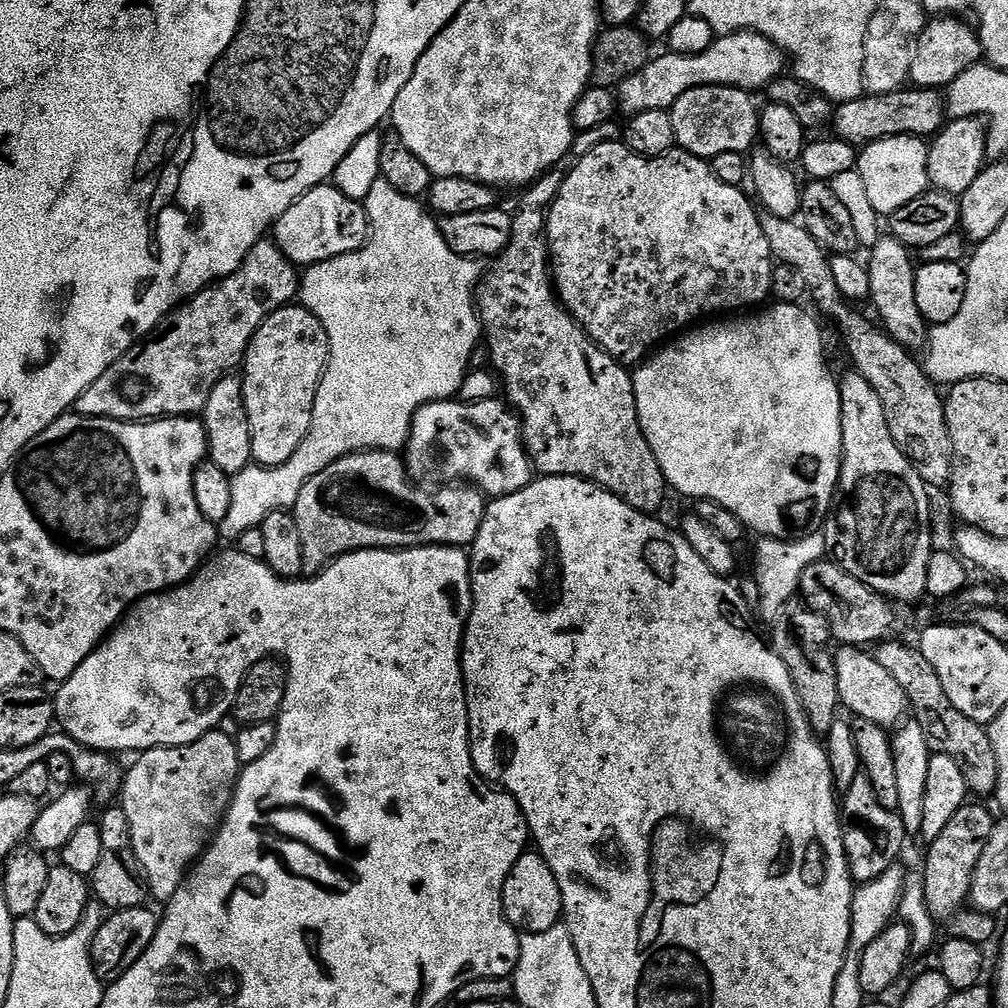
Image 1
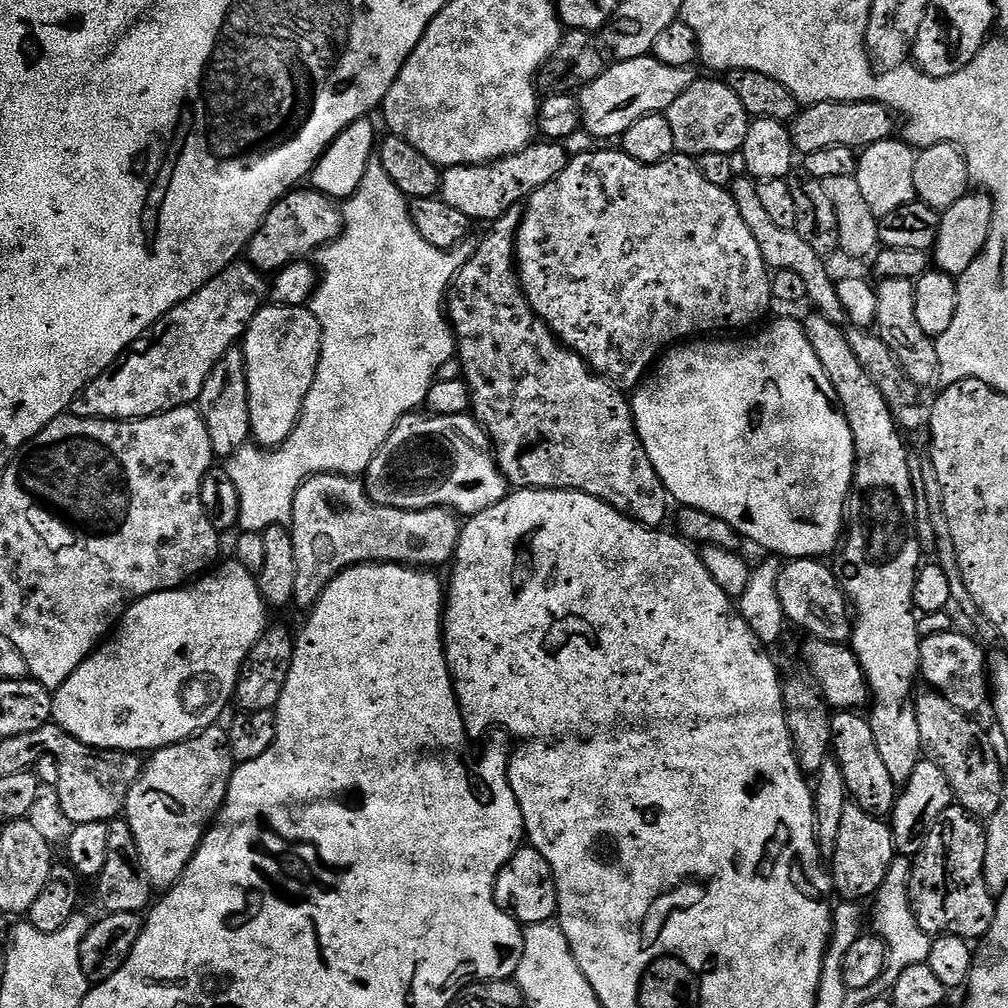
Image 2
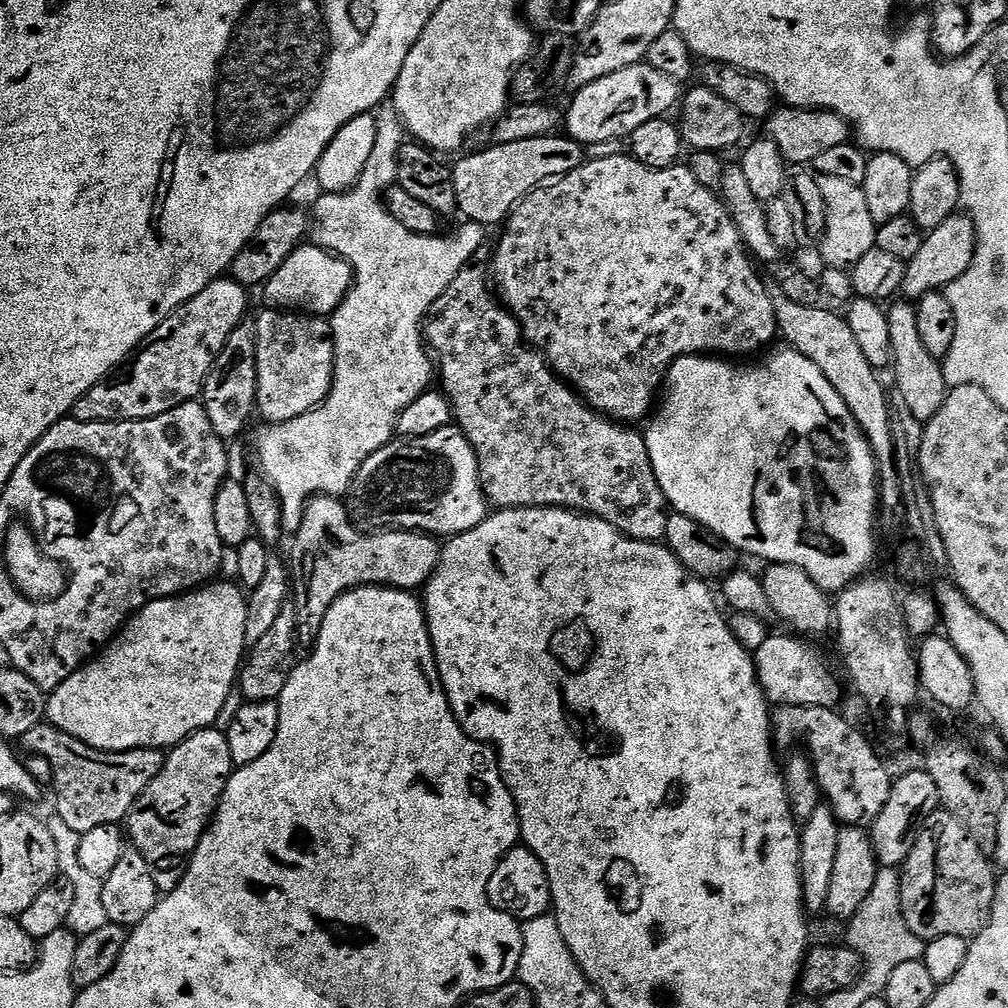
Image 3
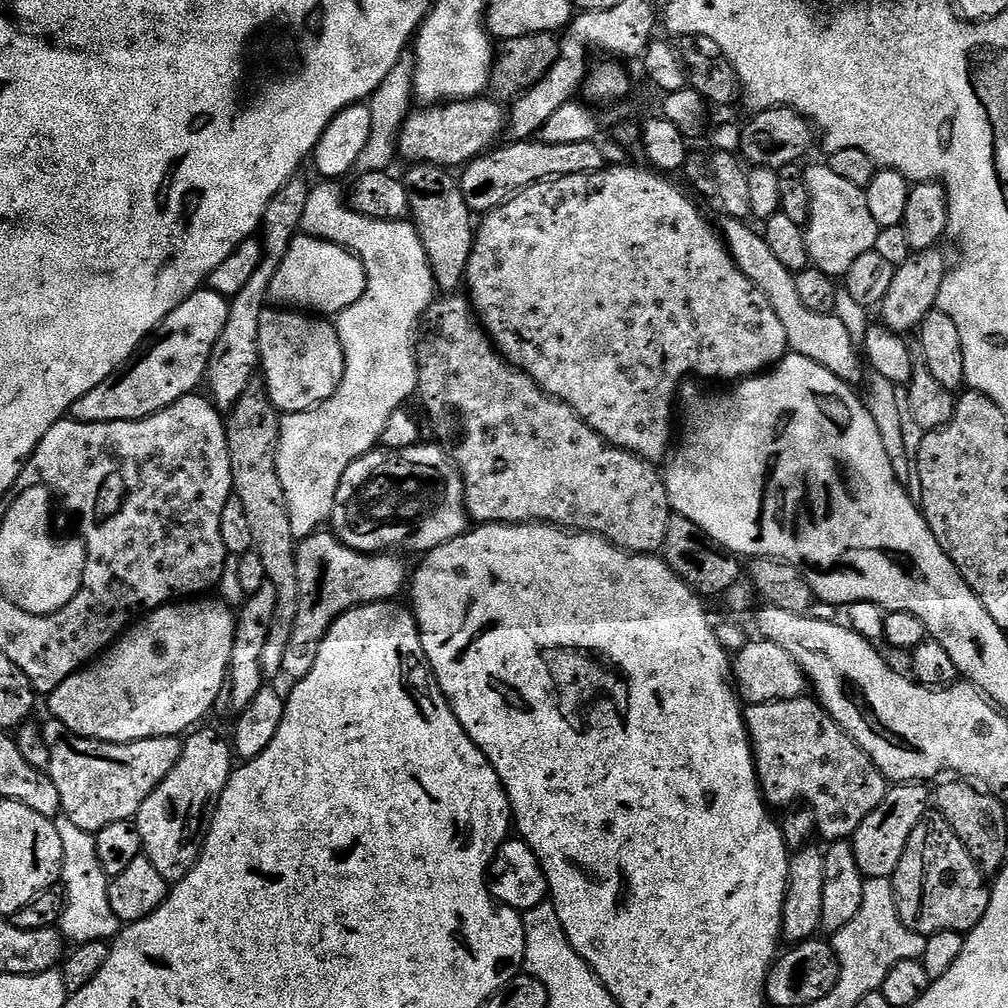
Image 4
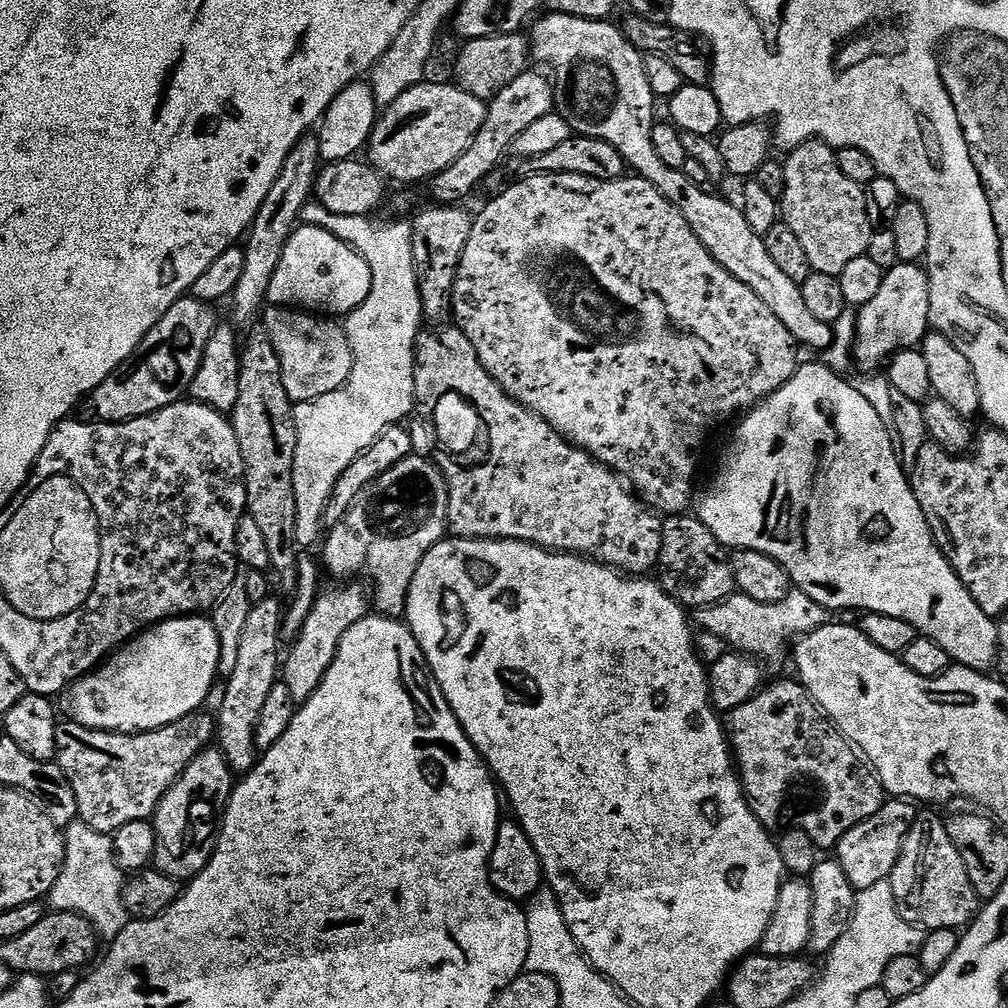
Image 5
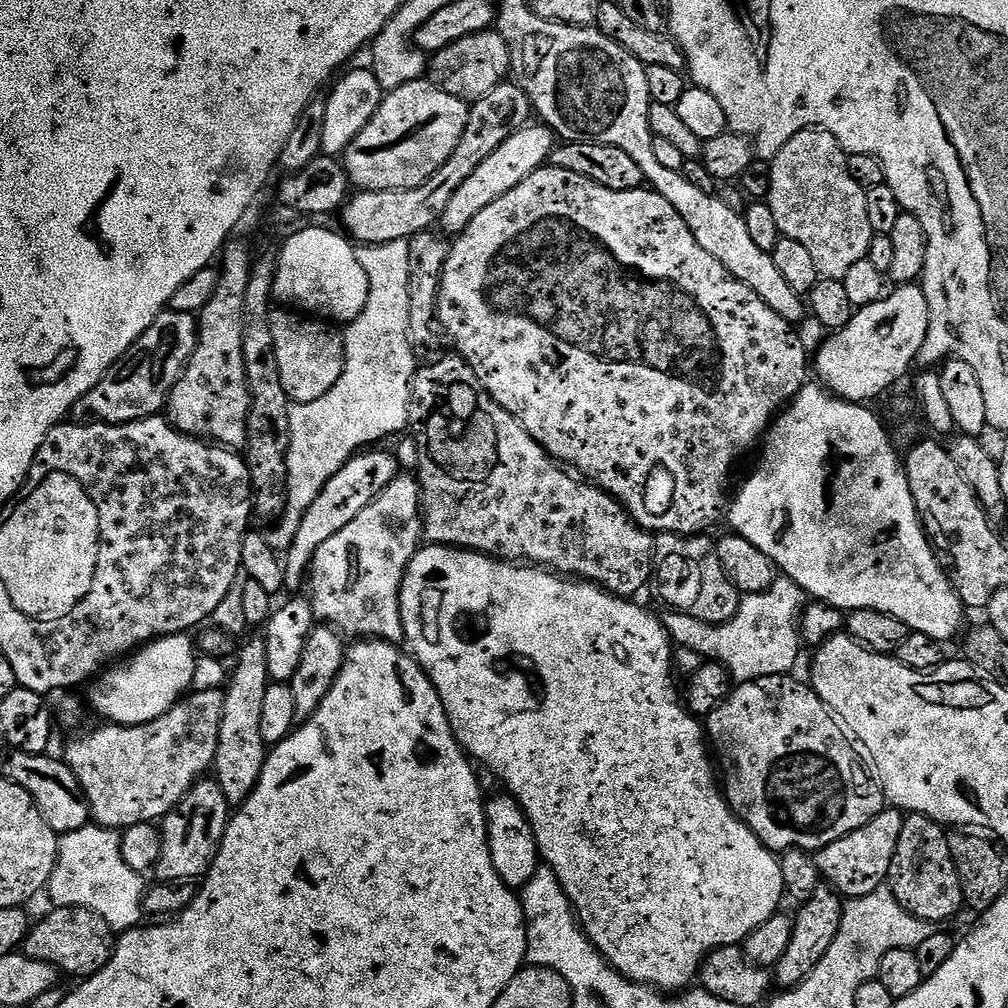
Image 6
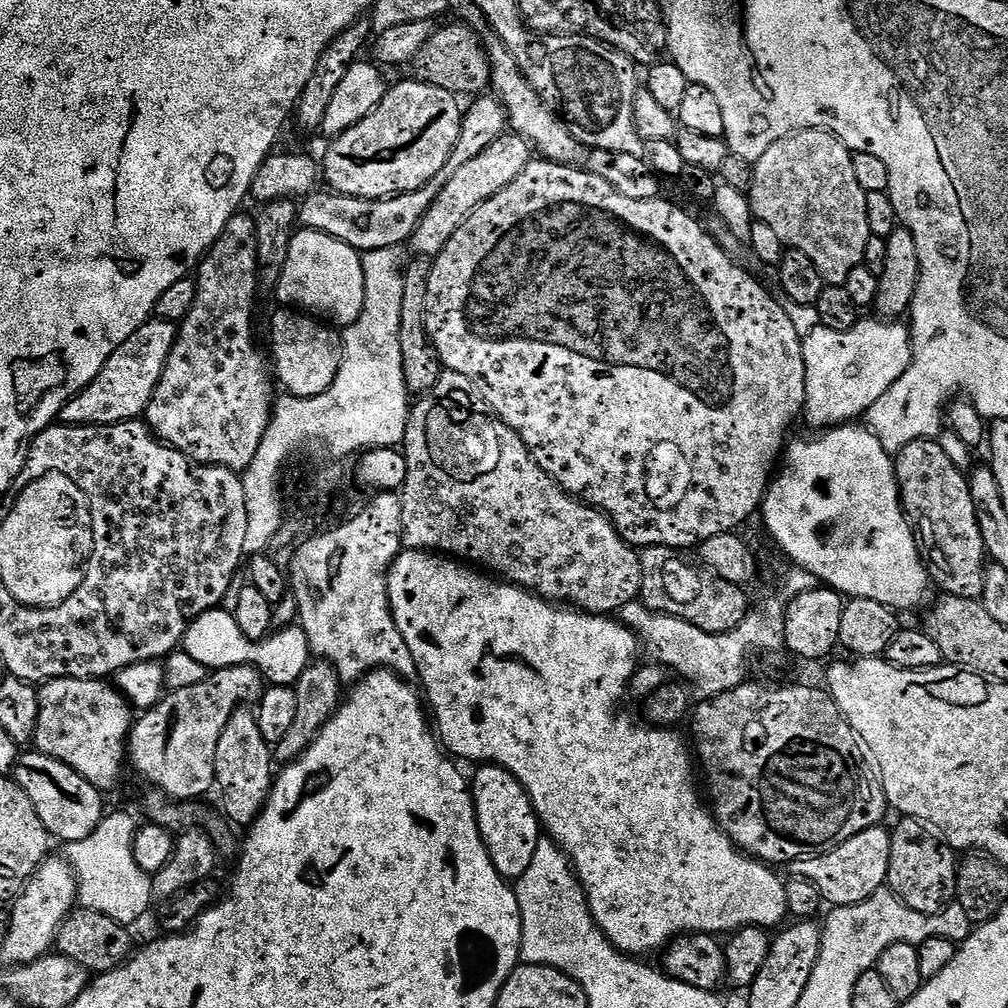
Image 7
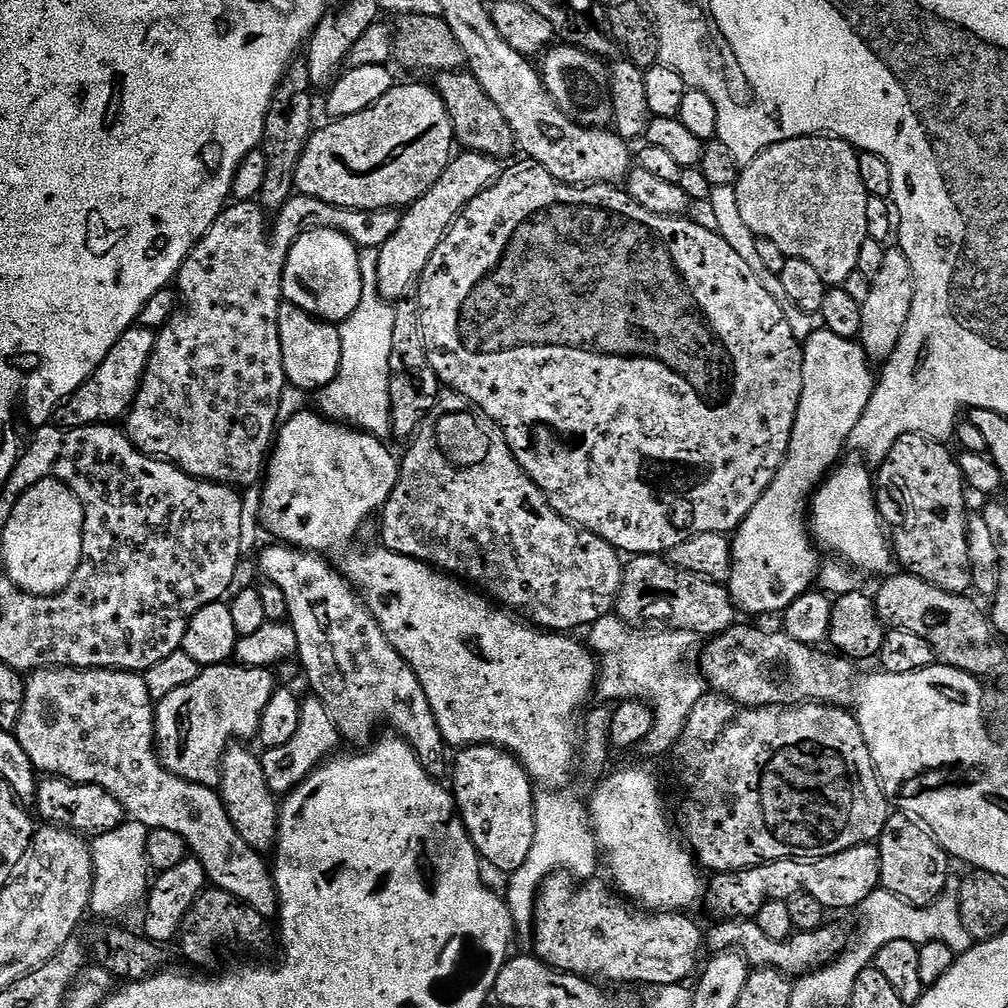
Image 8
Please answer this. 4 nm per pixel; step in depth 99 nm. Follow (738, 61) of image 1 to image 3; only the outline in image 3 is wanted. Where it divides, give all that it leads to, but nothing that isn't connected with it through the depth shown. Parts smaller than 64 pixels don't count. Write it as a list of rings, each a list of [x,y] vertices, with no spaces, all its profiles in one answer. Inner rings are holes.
[[[641,62],[618,70],[618,74],[606,74],[606,78],[590,82],[590,86],[579,89],[573,96],[576,97],[569,102],[568,112],[566,108],[562,116],[563,127],[571,140],[591,146],[631,137],[638,126],[659,116],[667,117],[671,113],[668,111],[681,103],[682,88],[674,78],[662,74],[662,70],[654,70],[654,66]]]

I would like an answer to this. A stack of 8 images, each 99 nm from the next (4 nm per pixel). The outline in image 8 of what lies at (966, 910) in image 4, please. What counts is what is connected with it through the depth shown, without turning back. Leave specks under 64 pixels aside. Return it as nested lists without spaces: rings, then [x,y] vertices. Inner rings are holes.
[[[899,810],[888,817],[878,841],[880,850],[880,887],[902,898],[913,908],[932,904],[949,887],[948,864],[950,857],[934,834],[918,818]]]

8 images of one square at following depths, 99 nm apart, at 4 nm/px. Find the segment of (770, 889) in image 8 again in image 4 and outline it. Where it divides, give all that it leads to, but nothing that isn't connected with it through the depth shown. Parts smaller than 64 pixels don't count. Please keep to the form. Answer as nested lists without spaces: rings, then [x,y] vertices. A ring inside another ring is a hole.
[[[920,782],[889,787],[884,800],[870,814],[866,814],[866,822],[862,822],[862,826],[858,826],[858,830],[850,837],[854,858],[858,858],[858,866],[865,878],[891,878],[898,870],[898,862],[902,862],[902,854],[906,854],[906,842],[910,842],[910,834],[914,834],[914,826],[921,824],[930,812],[930,792],[924,788],[927,787]]]

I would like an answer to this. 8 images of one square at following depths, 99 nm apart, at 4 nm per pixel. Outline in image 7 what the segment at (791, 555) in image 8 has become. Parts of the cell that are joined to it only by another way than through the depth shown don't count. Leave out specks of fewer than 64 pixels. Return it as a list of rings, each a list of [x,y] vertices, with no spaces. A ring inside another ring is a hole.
[[[884,318],[871,319],[857,319],[856,325],[850,330],[826,330],[818,327],[810,330],[810,334],[803,337],[802,358],[806,362],[806,402],[804,403],[802,416],[805,421],[808,419],[816,427],[813,429],[827,430],[855,421],[857,419],[855,416],[863,417],[870,410],[870,406],[874,406],[874,402],[878,402],[878,398],[882,398],[882,394],[886,394],[886,390],[890,390],[890,386],[894,386],[894,382],[898,382],[898,378],[902,378],[902,374],[906,374],[906,370],[910,366],[910,358],[912,357],[912,333],[909,325],[904,322],[889,322]]]

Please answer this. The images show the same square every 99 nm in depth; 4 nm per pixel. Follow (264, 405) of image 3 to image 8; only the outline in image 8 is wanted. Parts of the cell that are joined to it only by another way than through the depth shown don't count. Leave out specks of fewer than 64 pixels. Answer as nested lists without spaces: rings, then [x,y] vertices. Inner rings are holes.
[[[287,302],[278,310],[278,338],[282,342],[282,366],[284,379],[289,385],[315,394],[334,382],[342,366],[342,338],[337,325],[319,320],[306,310]]]

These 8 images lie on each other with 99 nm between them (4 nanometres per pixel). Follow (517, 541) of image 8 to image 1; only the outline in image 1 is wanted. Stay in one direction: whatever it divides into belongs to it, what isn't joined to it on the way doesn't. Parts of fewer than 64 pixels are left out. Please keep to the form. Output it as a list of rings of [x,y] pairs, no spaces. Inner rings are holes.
[[[549,170],[535,181],[527,189],[528,192],[520,200],[520,213],[517,211],[512,218],[512,233],[506,250],[491,261],[492,269],[483,273],[482,279],[474,293],[476,311],[480,313],[480,326],[483,339],[488,340],[488,352],[492,355],[491,367],[498,373],[503,387],[506,389],[506,400],[518,413],[522,421],[524,433],[524,446],[528,450],[528,459],[532,461],[535,471],[540,476],[580,476],[583,480],[591,480],[599,488],[605,488],[613,492],[622,502],[634,506],[634,510],[649,514],[659,513],[659,508],[664,504],[664,495],[670,492],[670,485],[664,479],[662,466],[658,466],[658,458],[654,458],[654,450],[650,450],[650,442],[646,442],[642,426],[638,422],[638,410],[634,398],[634,386],[632,385],[632,372],[619,360],[614,359],[611,354],[604,351],[600,345],[595,344],[589,338],[588,333],[576,323],[572,313],[560,303],[558,293],[554,287],[554,277],[550,271],[550,253],[548,251],[548,237],[546,229],[548,226],[548,209],[552,207],[554,198],[562,186],[565,173],[560,170]]]

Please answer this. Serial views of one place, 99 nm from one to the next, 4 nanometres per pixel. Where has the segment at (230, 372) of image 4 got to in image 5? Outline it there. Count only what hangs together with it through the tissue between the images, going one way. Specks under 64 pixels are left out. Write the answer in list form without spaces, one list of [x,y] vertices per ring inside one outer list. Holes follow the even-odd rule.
[[[309,134],[298,138],[274,186],[270,186],[270,194],[266,194],[266,202],[262,202],[242,244],[244,249],[242,275],[238,277],[238,286],[234,286],[230,297],[233,316],[231,319],[237,325],[248,323],[251,325],[253,323],[251,320],[261,315],[270,290],[270,278],[274,278],[274,270],[278,270],[278,262],[282,260],[282,250],[286,250],[286,242],[290,242],[292,233],[301,223],[302,210],[313,199],[316,175],[319,174],[321,167],[319,135]]]

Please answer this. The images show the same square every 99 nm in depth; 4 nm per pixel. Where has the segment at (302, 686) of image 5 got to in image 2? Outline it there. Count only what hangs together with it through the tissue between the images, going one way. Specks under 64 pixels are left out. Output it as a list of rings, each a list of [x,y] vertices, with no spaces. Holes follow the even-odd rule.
[[[327,472],[325,476],[311,476],[306,483],[298,490],[294,498],[292,507],[292,523],[290,531],[294,538],[294,563],[298,565],[298,578],[294,578],[294,600],[298,605],[301,604],[304,610],[311,609],[312,605],[318,602],[318,598],[326,590],[326,586],[338,574],[342,574],[348,568],[353,568],[355,564],[407,564],[410,568],[422,568],[425,570],[435,569],[435,564],[447,565],[455,557],[456,547],[460,541],[462,520],[457,513],[450,508],[427,508],[417,512],[403,512],[397,508],[382,508],[371,500],[365,481],[360,478],[350,476],[337,476],[335,472]]]

